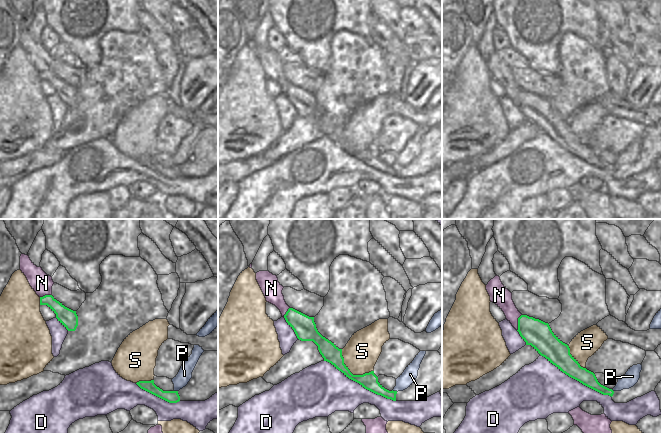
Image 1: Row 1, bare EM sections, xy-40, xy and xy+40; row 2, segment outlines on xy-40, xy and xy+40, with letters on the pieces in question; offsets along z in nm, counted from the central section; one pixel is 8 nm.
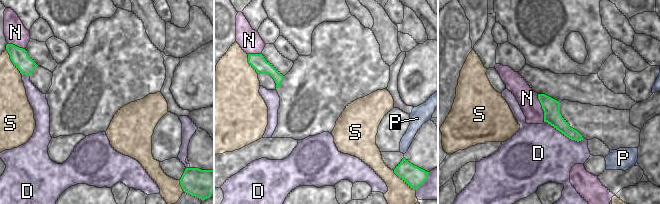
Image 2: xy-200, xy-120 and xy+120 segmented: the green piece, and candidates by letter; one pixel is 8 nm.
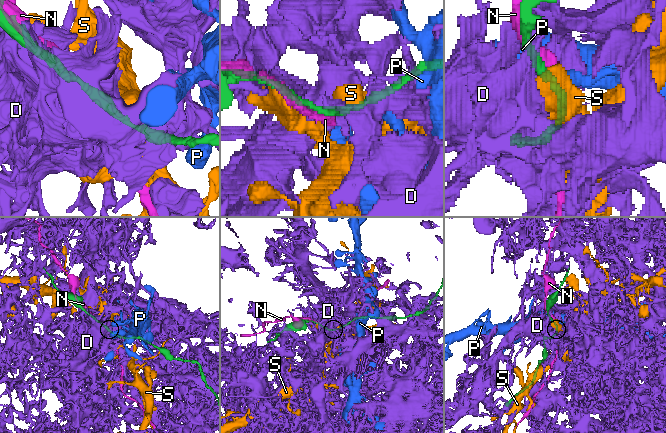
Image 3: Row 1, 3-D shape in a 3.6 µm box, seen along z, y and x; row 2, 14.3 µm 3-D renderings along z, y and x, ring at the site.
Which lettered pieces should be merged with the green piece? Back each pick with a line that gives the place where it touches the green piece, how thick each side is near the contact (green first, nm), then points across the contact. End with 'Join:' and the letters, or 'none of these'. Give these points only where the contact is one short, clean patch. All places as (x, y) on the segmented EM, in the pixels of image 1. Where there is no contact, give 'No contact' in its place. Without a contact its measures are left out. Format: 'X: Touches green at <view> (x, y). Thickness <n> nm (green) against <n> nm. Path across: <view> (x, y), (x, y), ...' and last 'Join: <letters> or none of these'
Join: none of these.

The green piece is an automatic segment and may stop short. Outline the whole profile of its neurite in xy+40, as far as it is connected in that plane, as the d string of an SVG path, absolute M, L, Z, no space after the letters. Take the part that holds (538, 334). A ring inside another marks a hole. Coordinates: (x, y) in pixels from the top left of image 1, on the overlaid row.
M521 315L518 318L517 331L526 345L531 345L560 371L603 395L613 396L614 391L612 389L601 385L593 372L580 366L570 354L569 346L552 332L548 323L527 315Z

